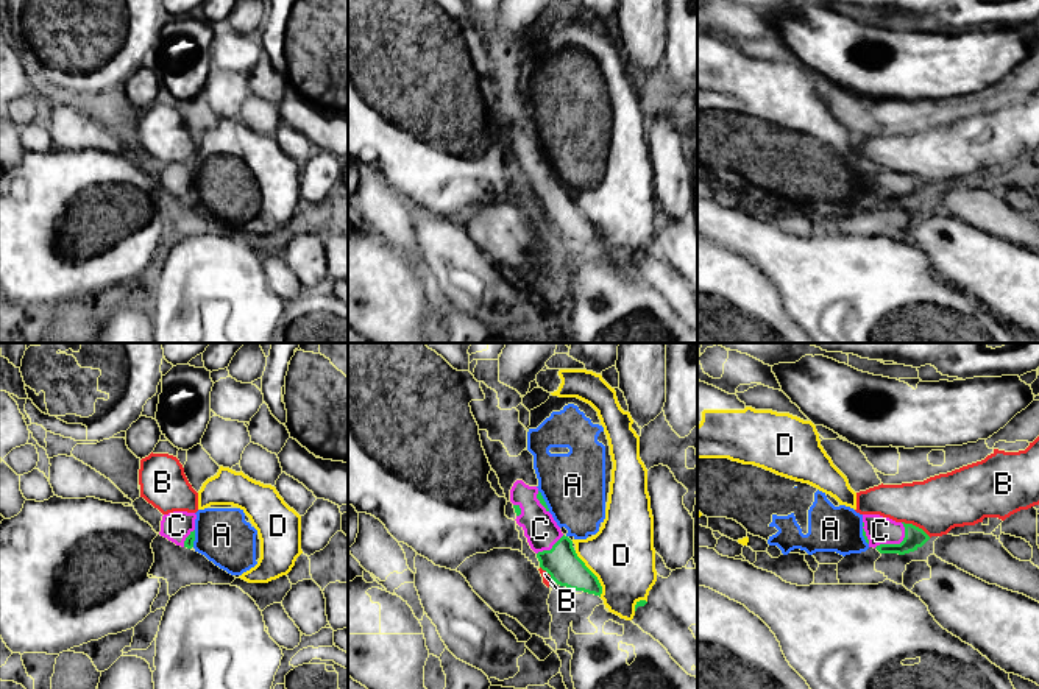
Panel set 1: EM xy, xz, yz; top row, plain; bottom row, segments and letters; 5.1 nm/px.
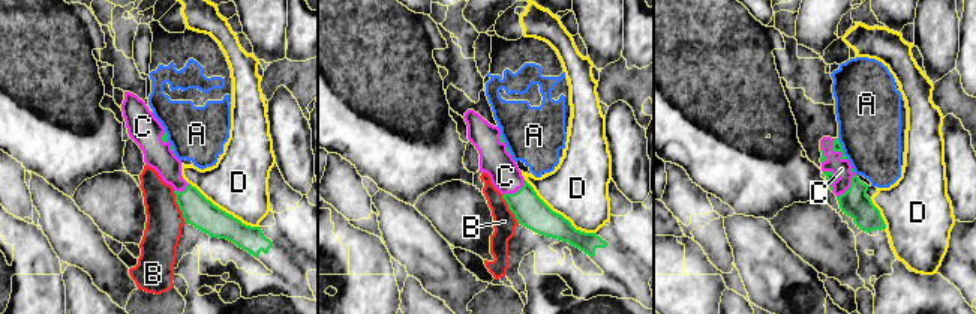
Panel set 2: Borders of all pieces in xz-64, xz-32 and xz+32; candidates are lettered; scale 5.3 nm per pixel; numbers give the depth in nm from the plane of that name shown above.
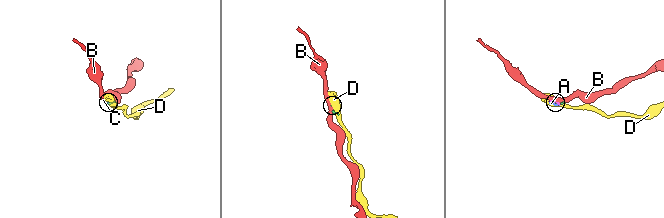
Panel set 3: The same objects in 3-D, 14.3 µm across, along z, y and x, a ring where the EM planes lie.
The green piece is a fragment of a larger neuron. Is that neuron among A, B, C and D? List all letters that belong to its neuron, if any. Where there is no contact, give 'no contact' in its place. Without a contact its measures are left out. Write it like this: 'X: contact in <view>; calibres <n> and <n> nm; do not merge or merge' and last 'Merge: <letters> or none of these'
A: contact in xz; calibres 30 and 340 nm; do not merge
B: contact in yz; calibres 110 and 280 nm; do not merge
C: contact in yz; calibres 110 and 140 nm; merge
D: contact in xz; calibres 180 and 340 nm; do not merge
Merge: C

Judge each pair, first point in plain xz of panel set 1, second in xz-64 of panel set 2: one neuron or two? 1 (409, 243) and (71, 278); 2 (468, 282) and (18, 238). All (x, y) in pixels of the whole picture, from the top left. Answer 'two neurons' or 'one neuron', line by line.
1: two neurons
2: two neurons

